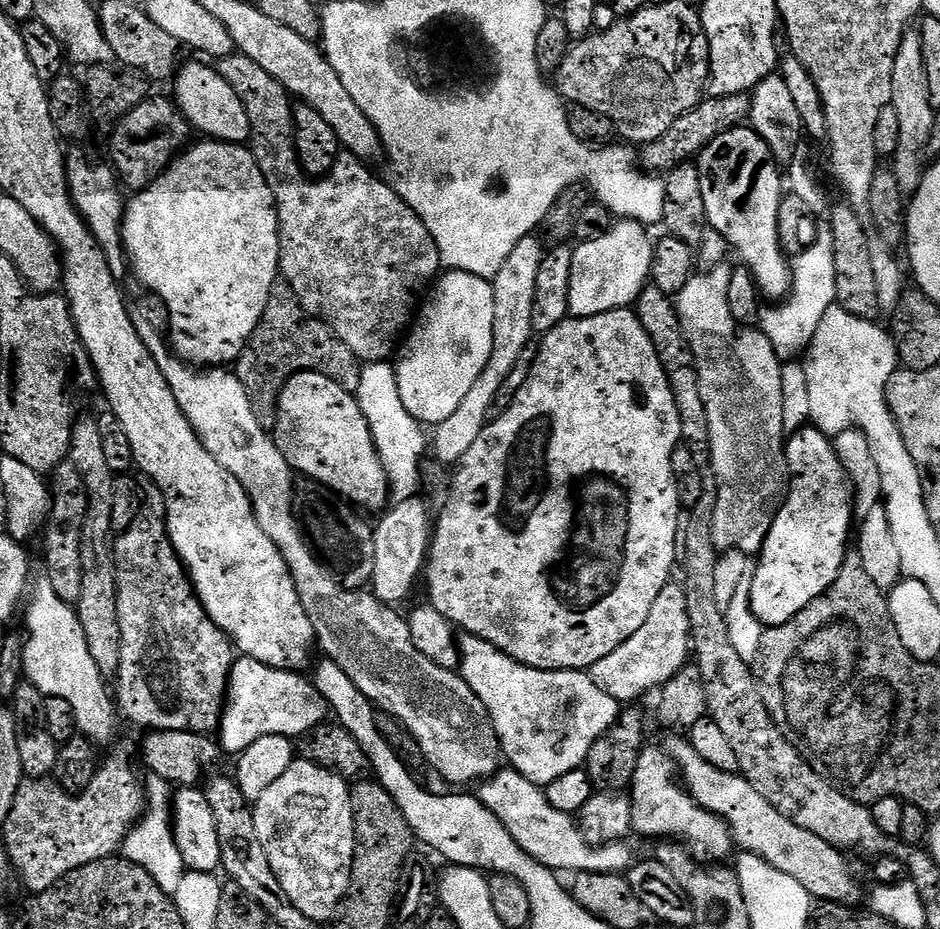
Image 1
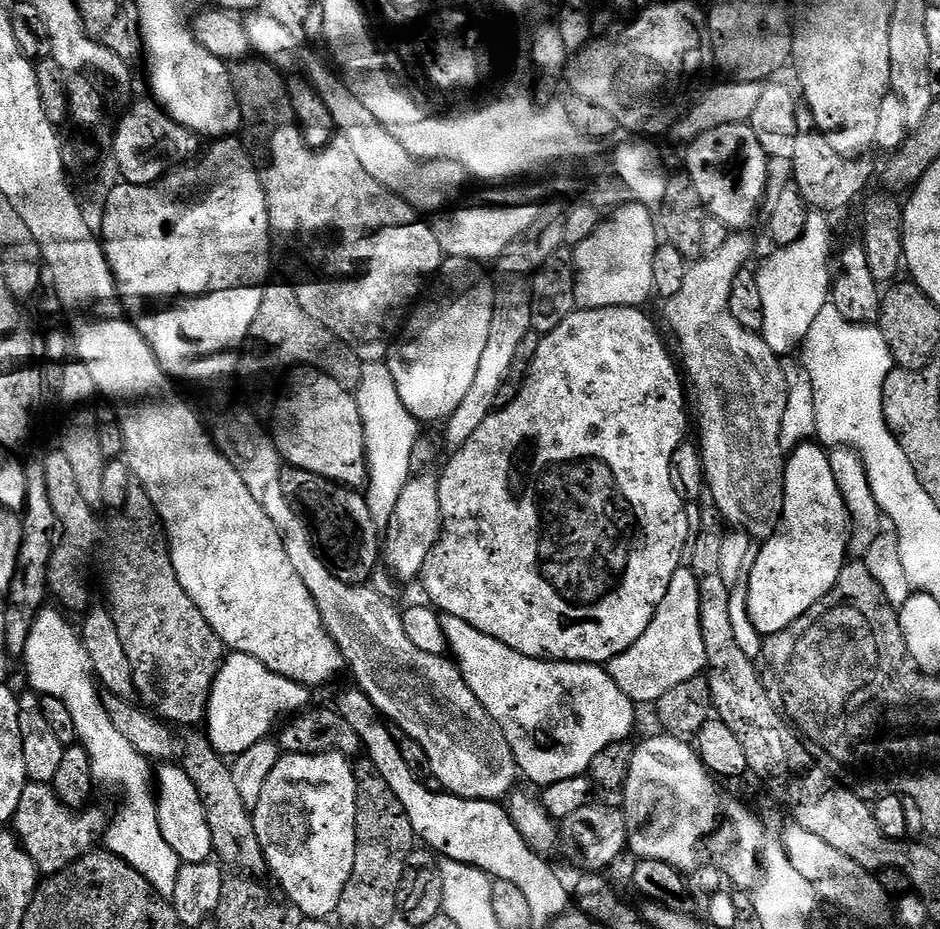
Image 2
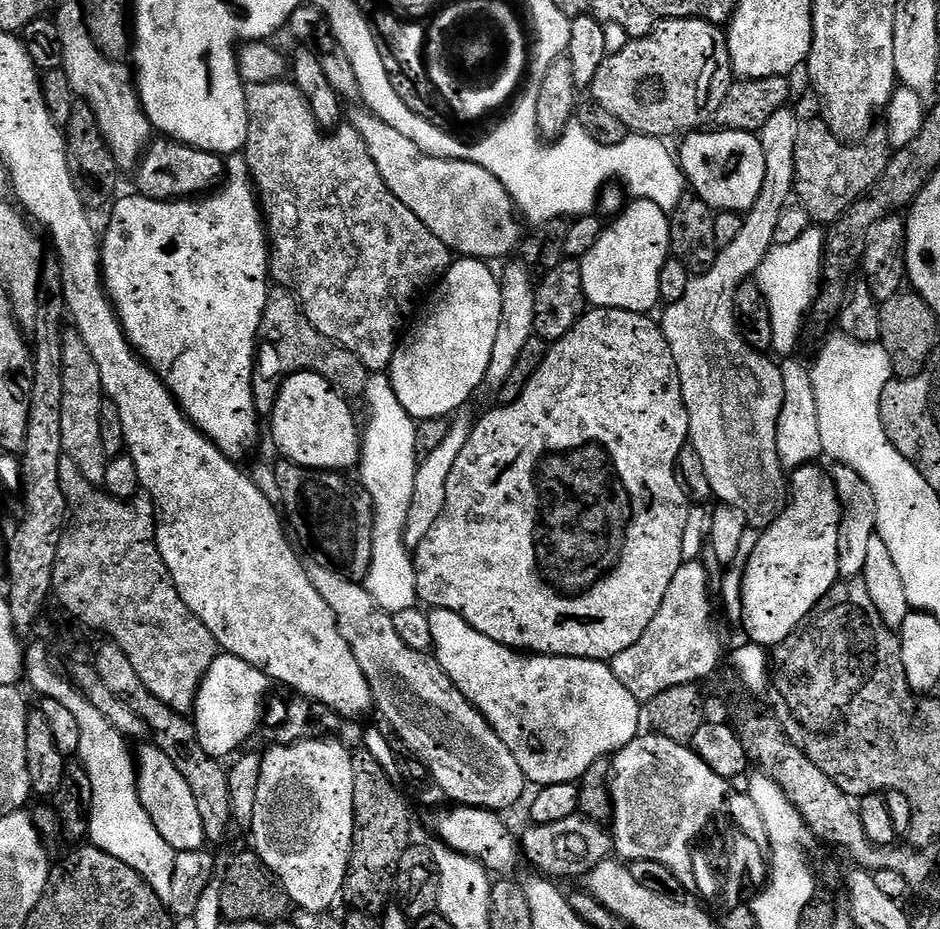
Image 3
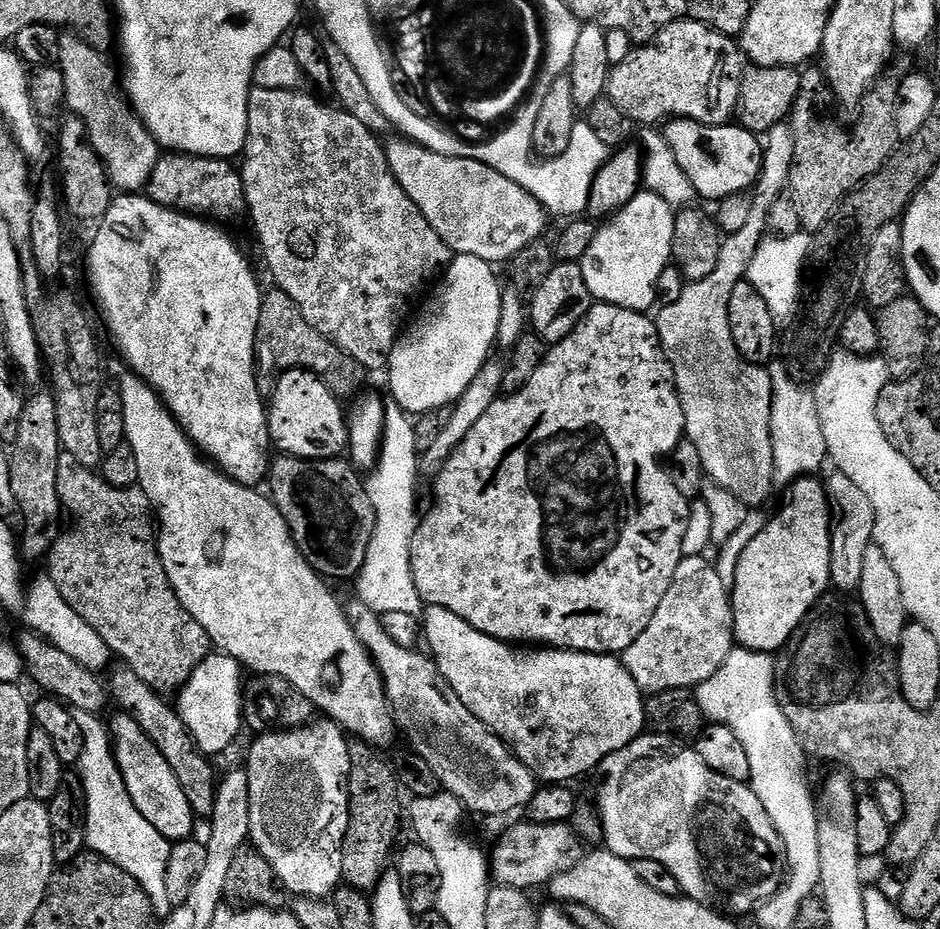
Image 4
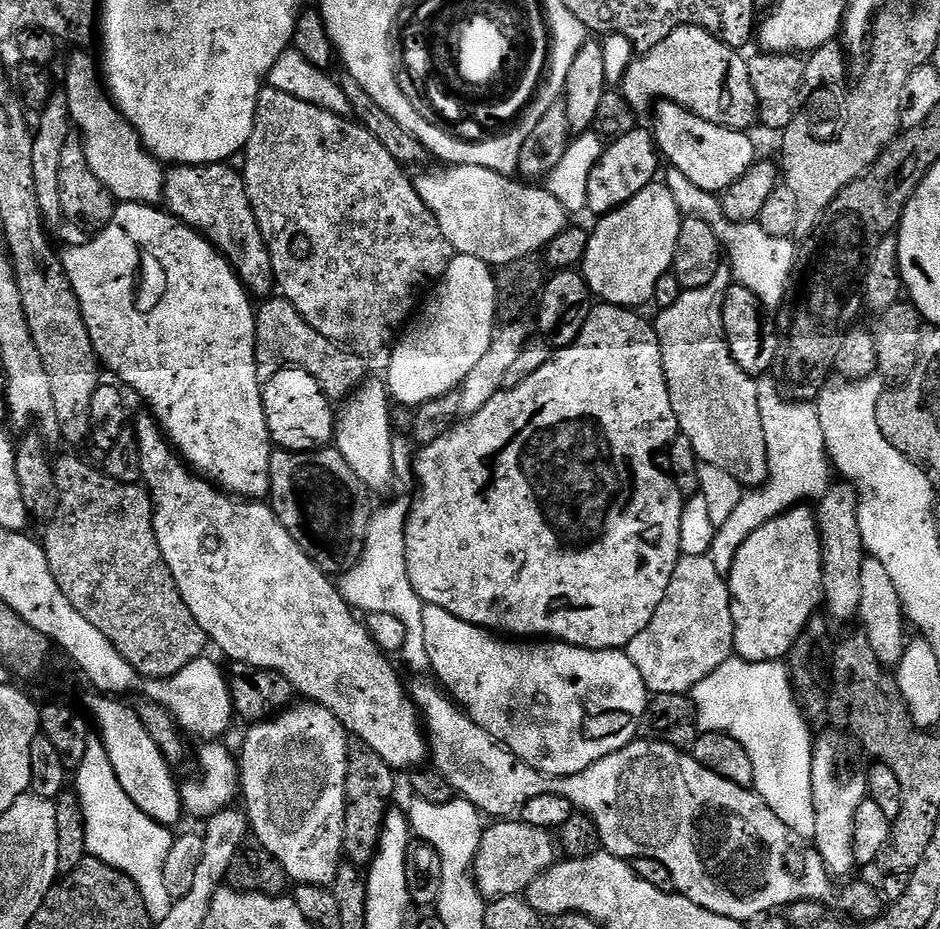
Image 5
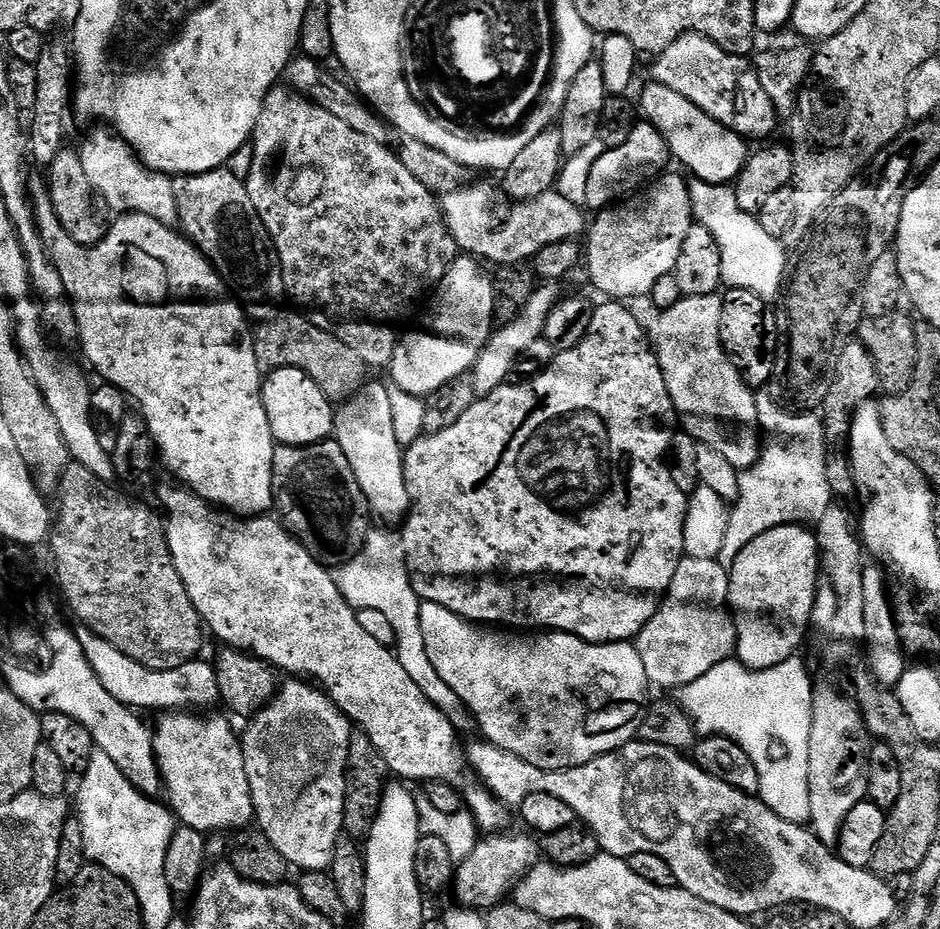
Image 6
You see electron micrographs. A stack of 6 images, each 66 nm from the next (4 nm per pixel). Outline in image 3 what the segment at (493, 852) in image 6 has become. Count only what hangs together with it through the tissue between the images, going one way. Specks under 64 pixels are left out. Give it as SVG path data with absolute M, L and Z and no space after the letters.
M581 814L562 818L562 822L550 822L549 824L532 824L522 836L522 856L525 861L529 860L533 864L537 873L543 874L549 878L560 878L556 876L577 876L583 878L587 876L598 862L609 859L613 855L614 845L612 843L612 833L603 823L594 820L588 820Z

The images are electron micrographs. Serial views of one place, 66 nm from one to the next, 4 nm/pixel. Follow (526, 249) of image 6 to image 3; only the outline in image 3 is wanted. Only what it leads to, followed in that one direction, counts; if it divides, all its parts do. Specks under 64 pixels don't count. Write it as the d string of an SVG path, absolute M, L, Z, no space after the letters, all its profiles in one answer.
M360 106L351 110L351 127L356 128L362 142L366 142L370 158L374 158L378 174L382 174L382 182L390 186L390 194L394 194L394 198L398 198L398 202L416 215L447 248L461 257L485 262L517 251L522 240L518 209L512 202L512 195L490 170L469 160L426 156L406 134L398 134L394 126L386 126L382 118Z

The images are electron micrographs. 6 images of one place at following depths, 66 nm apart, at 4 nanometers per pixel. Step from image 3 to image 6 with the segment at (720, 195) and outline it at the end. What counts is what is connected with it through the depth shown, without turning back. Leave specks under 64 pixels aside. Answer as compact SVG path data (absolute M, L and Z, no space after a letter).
M648 82L638 99L638 108L643 119L653 124L662 138L666 138L668 149L672 151L672 160L689 168L695 179L705 180L707 184L728 184L735 181L737 174L744 169L744 163L750 155L745 137L722 126L710 118L710 114L698 110L690 98L682 98L682 94L670 90L670 86Z

